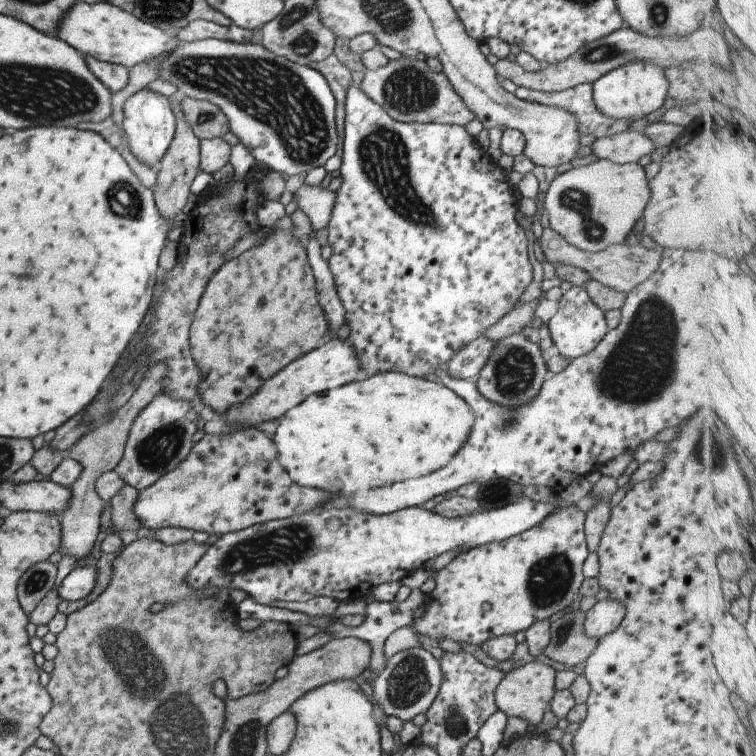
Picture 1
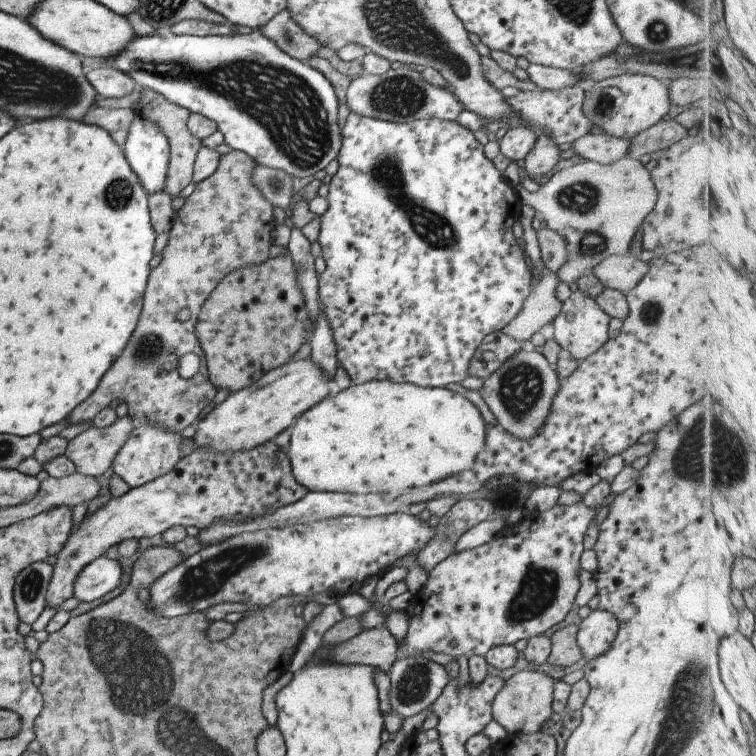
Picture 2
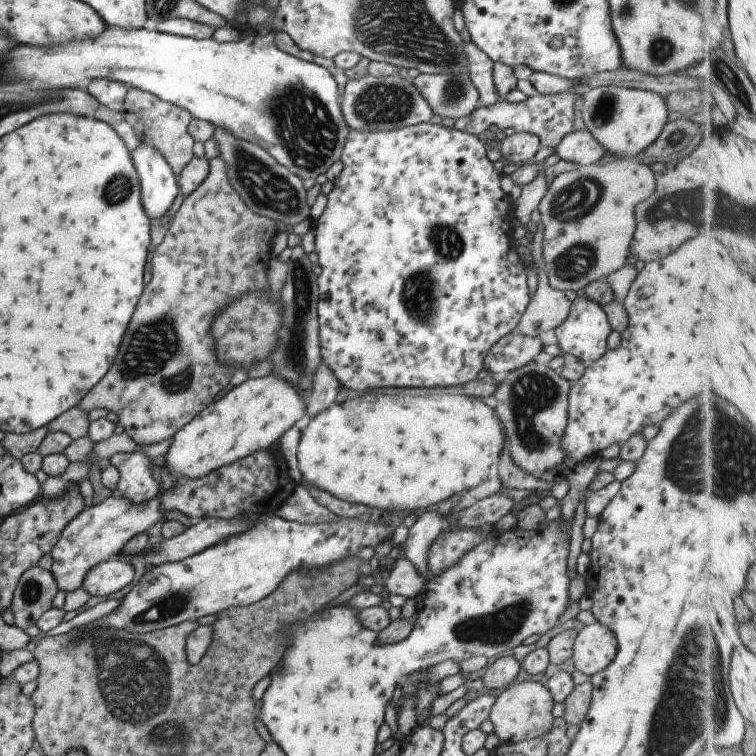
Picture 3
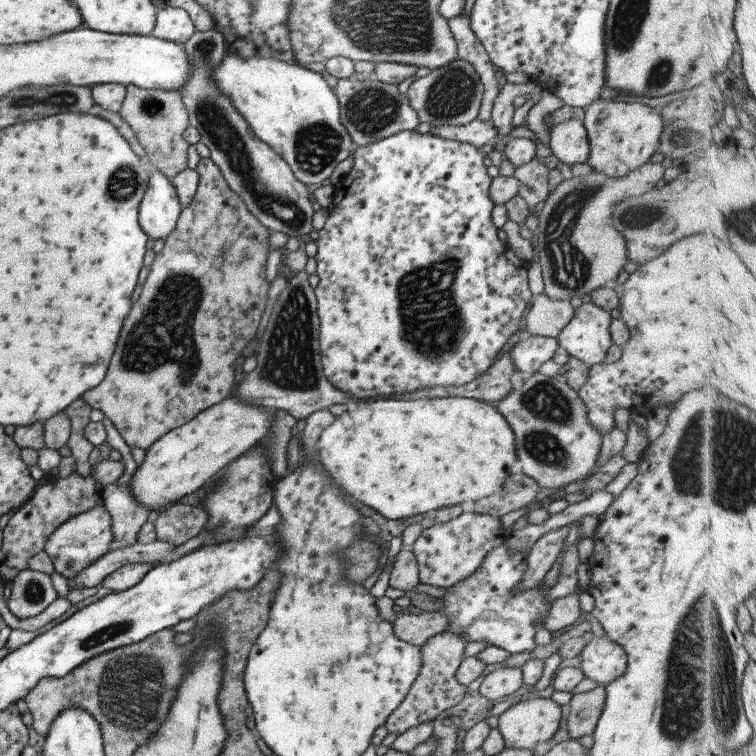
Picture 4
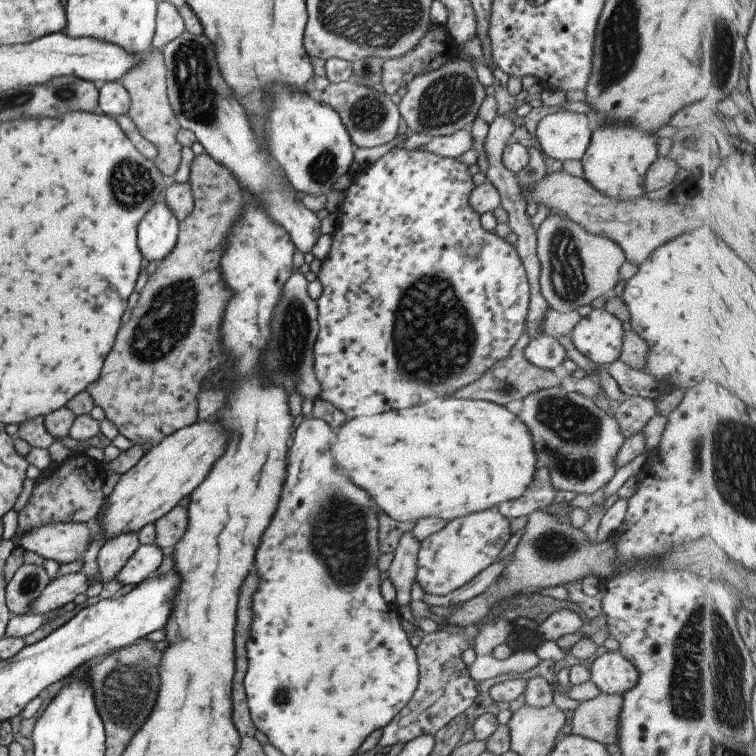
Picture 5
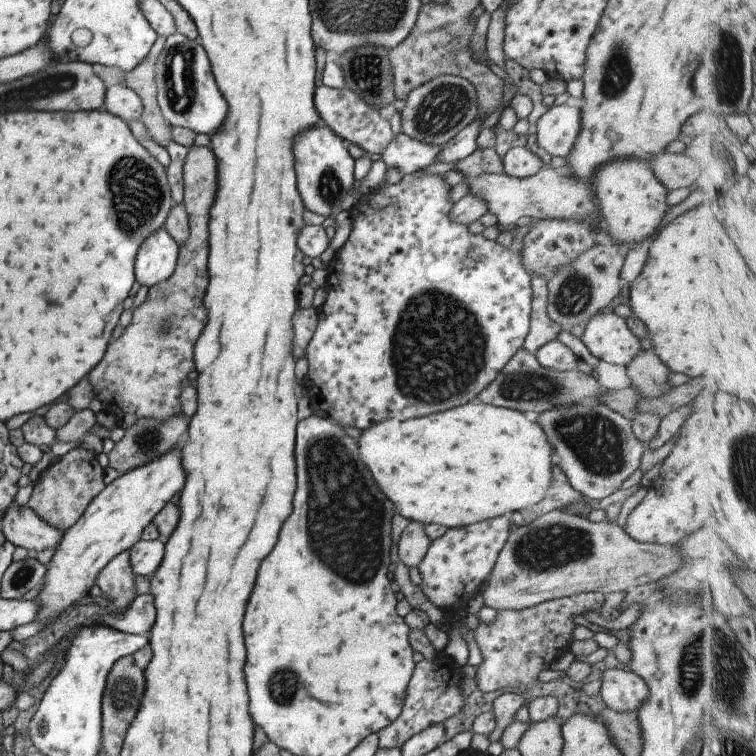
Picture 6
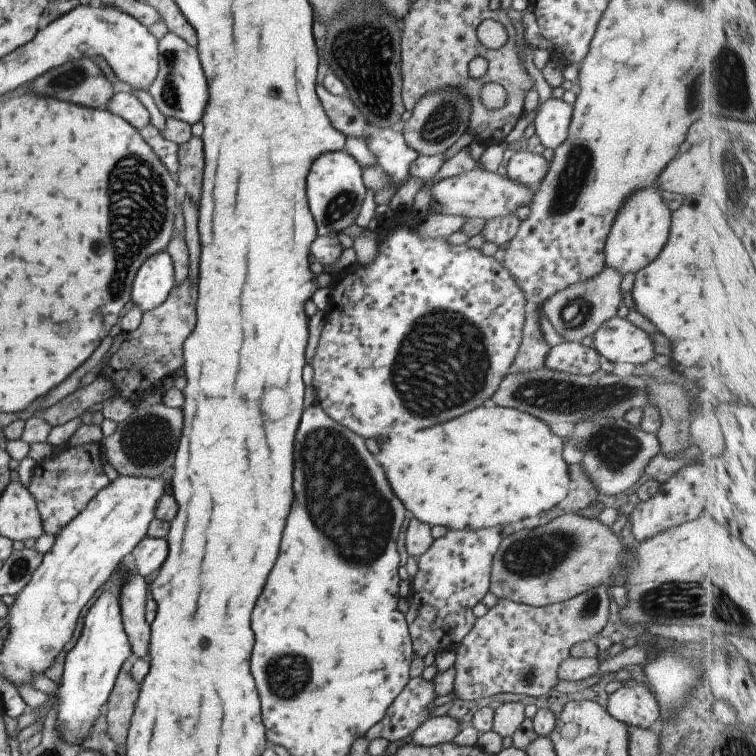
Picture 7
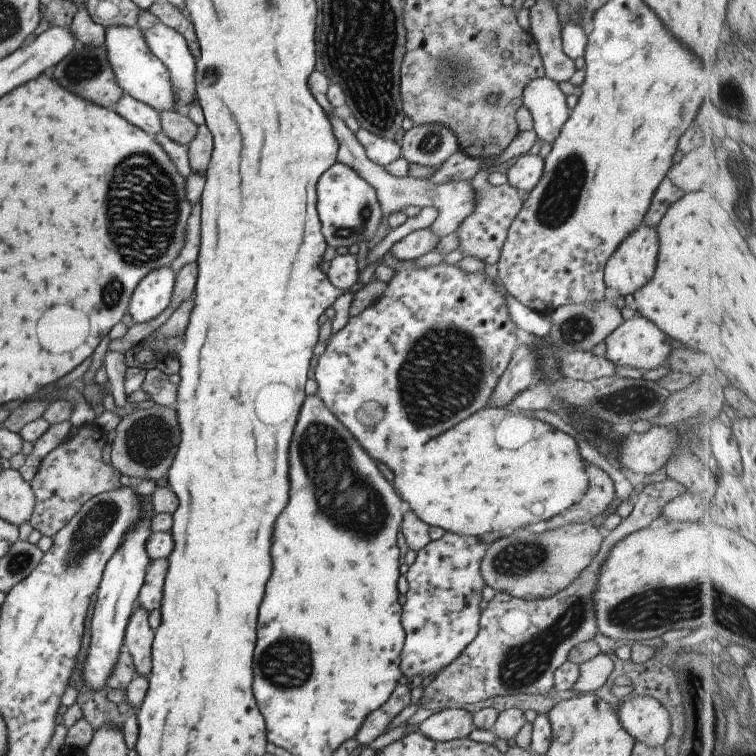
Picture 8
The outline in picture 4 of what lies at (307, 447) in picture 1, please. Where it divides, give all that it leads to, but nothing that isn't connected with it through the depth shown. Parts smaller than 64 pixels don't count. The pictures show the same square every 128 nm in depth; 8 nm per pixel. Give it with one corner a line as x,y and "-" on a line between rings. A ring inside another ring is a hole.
466,397
423,398
423,400
407,400
407,402
405,400
388,399
387,402
381,402
381,404
383,404
383,410
379,410
379,414
383,414
383,420
377,420
377,406
373,406
371,410
365,408
365,406
359,406
353,412
349,410
349,412
343,412
335,417
333,422
319,434
317,444
315,444
315,452
317,452
315,460
323,466
323,470
341,488
343,494
353,496
357,500
356,504
372,508
387,520
401,520
401,518
427,512
434,515
439,509
449,510
451,505
459,504
468,508
475,504
477,500
481,500
481,498
487,498
487,496
501,492
501,488
507,482
507,466
510,467
517,460
517,456
515,456
513,430
511,430
511,426
507,425
507,422
497,412
496,408
489,406
485,402

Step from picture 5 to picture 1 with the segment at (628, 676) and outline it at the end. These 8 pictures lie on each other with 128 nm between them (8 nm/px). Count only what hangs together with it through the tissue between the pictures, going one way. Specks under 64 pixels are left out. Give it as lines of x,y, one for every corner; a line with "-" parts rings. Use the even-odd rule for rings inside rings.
599,600
584,613
583,634
595,640
603,638
619,626
624,614
625,608
618,600

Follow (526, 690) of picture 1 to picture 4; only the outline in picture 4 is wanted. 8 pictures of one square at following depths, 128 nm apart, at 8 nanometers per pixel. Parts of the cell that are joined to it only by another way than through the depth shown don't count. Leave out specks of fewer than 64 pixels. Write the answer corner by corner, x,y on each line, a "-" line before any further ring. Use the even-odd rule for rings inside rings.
548,693
538,694
535,698
509,706
503,714
497,716
496,721
496,730
503,740
504,747
534,751
537,744
549,741
558,730
560,710
560,706
549,698

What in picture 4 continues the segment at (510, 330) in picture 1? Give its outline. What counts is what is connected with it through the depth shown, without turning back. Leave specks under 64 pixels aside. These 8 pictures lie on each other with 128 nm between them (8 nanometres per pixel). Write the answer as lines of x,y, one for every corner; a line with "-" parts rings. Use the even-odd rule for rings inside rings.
543,292
532,296
530,305
523,317
525,335
556,339
574,314
569,301
548,298

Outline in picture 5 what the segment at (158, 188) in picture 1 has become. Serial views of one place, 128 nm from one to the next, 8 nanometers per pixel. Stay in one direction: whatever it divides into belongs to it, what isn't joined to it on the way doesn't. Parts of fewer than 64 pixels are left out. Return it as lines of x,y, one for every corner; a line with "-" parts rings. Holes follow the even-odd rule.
151,46
147,51
138,54
141,62
125,72
119,82
126,88
131,104
127,116
131,118
139,134
151,142
157,150
154,163
162,176
173,176
179,164
181,145
177,142
176,134
181,129
173,110
169,108
165,86
165,67
163,64
162,50

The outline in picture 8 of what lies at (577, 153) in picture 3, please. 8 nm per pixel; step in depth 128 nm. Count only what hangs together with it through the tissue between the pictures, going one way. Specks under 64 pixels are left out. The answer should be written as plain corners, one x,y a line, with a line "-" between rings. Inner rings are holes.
545,76
523,86
521,104
531,115
532,129
539,141
551,143
557,138
570,113
565,97
557,83

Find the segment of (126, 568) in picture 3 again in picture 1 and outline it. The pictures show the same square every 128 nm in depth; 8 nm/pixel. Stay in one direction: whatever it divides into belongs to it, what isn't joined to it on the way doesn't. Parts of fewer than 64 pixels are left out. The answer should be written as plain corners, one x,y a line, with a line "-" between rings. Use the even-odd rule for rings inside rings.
96,566
76,567
72,569
56,588
61,600
67,602
87,596
96,582

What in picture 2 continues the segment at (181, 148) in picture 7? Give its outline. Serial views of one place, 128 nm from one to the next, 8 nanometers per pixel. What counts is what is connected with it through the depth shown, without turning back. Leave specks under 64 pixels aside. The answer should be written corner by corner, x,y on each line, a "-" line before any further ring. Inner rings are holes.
231,149
219,156
215,172
206,179
195,184
194,190
184,200
179,210
173,212
171,227
168,230
168,240
161,250
159,264
151,268
143,308
139,312
139,322
135,326
133,336
129,338
127,346
123,348
121,356
111,363
111,368
105,371
97,384
97,388
66,416
67,425
92,422
95,415
102,408
111,404
113,400
124,402
127,416
133,424
159,424
171,432
180,432
183,428
194,424
197,416
205,406
209,406
217,393
217,388
209,382
205,356
195,338
195,322
207,296
227,274
241,266
257,266
268,259
269,246
273,243
271,230
274,220
271,216
272,207
261,196
259,188
253,186
254,160
244,152
-
181,309
187,309
187,320
177,321
175,315

